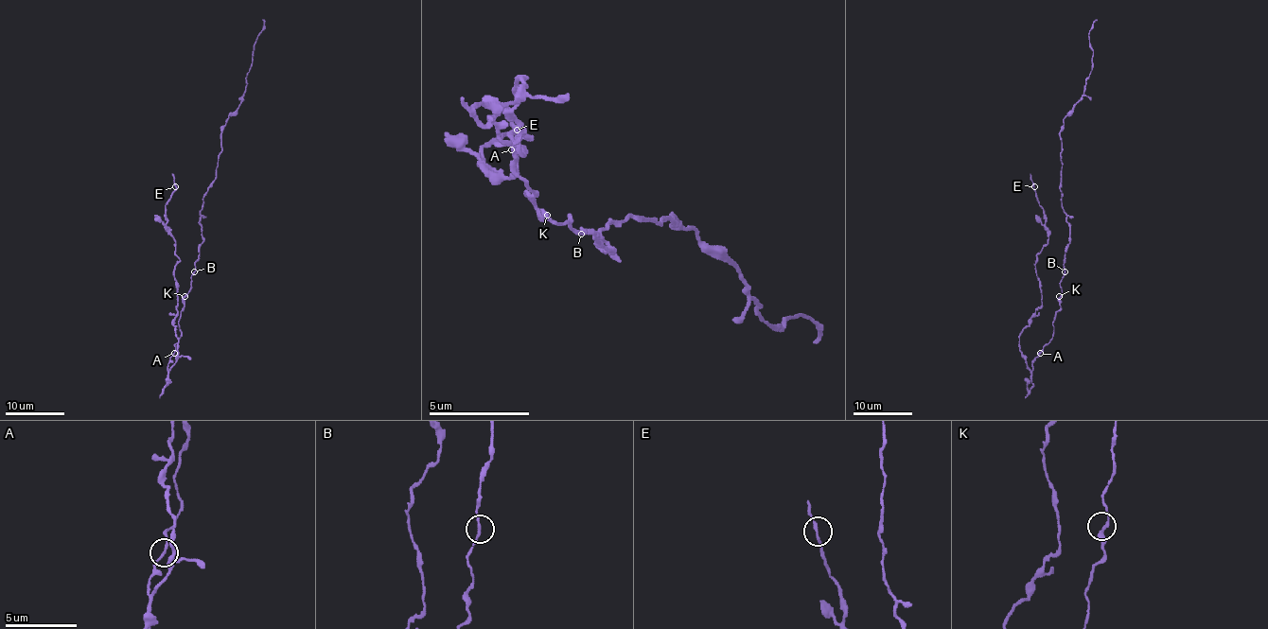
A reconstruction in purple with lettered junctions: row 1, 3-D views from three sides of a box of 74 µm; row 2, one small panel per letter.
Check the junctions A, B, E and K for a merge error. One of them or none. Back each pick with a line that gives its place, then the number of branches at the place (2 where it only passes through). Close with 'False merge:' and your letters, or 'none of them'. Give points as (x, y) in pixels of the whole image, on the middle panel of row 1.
False merge: none of them

